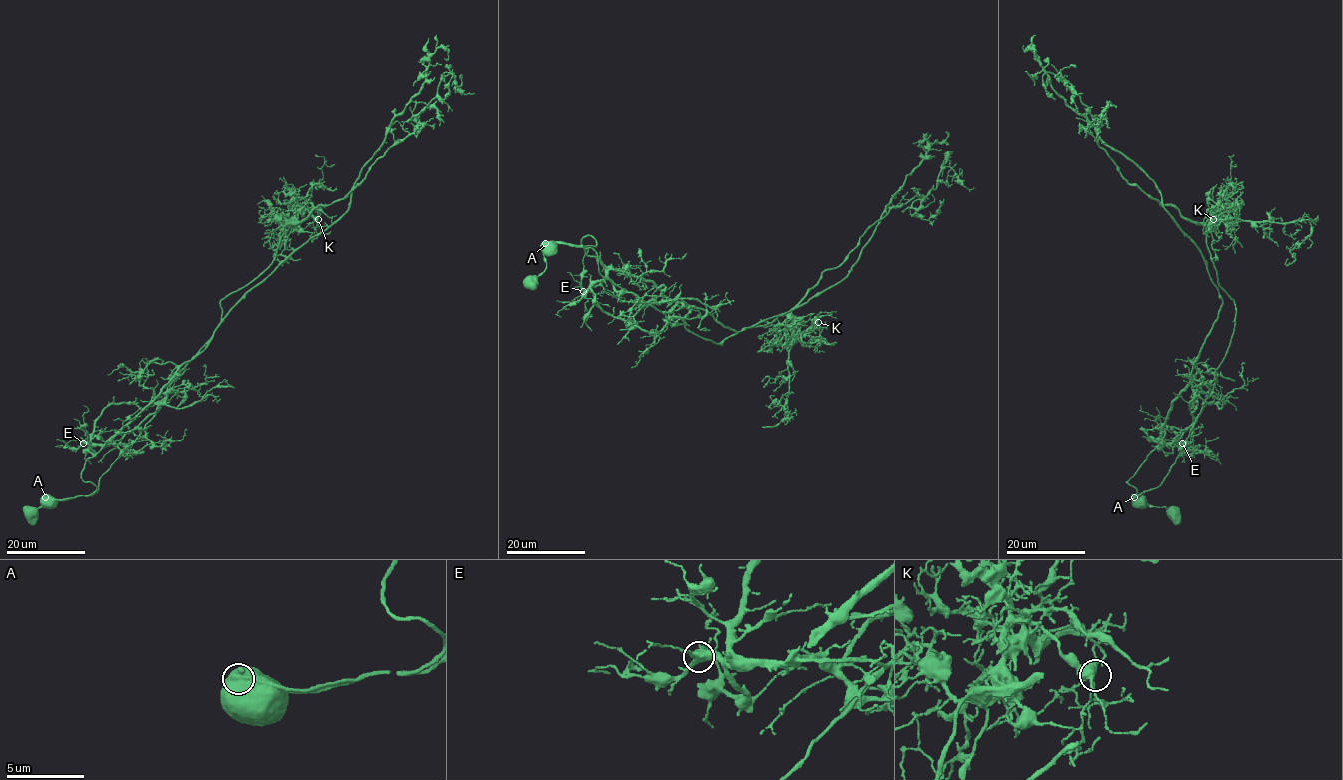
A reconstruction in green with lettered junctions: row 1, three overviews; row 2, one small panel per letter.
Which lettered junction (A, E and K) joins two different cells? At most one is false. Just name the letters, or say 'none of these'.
A

